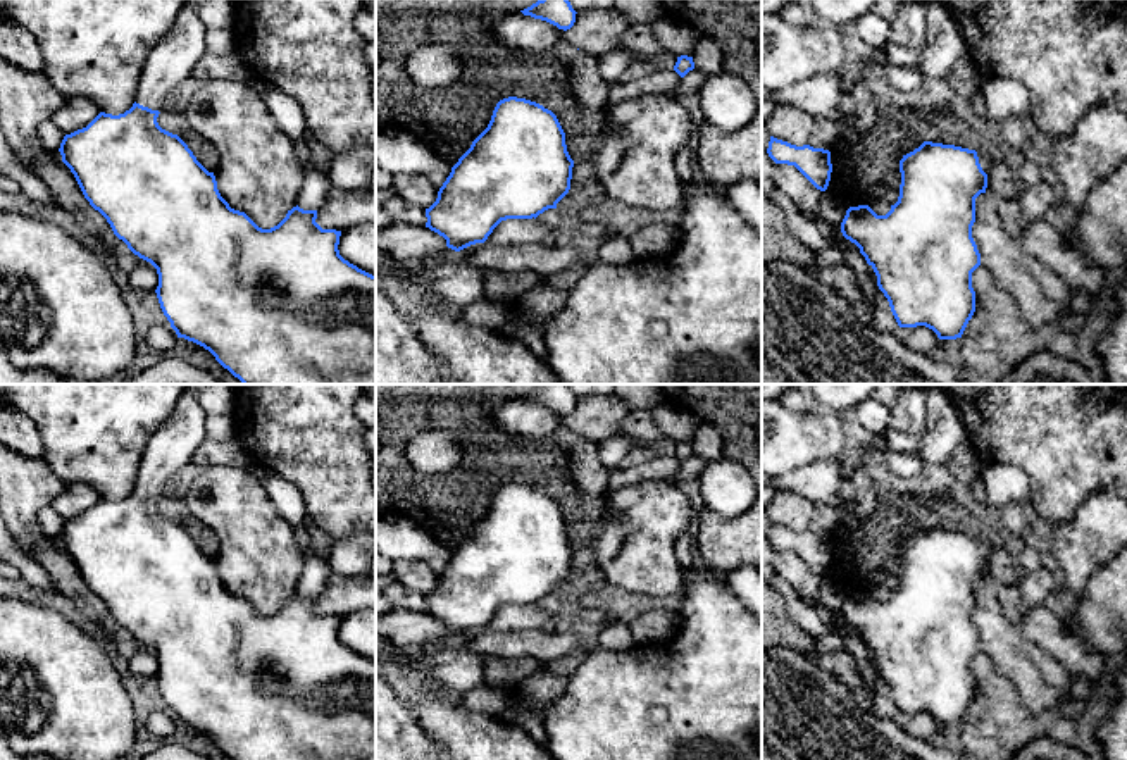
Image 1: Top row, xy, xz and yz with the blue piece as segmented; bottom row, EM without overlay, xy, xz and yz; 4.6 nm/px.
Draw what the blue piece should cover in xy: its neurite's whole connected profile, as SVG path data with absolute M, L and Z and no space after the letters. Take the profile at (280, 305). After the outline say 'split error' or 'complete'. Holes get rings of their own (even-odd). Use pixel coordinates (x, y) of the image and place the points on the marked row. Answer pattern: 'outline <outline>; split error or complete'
outline M188 0L181 9L174 26L148 55L138 97L129 110L119 115L100 112L86 128L65 134L60 143L62 162L74 174L84 198L110 224L114 234L140 259L150 262L159 274L155 290L160 308L177 338L193 341L209 350L215 360L243 384L376 384L376 276L358 269L339 255L338 245L341 231L322 229L315 219L317 210L303 210L298 205L288 210L286 217L271 229L258 227L245 212L234 210L221 196L214 172L209 172L177 136L162 129L157 117L165 97L188 76L205 53L205 28L196 12L198 0Z; split error

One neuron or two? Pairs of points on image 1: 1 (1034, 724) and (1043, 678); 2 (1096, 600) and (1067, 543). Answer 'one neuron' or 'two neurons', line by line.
1: two neurons
2: two neurons

